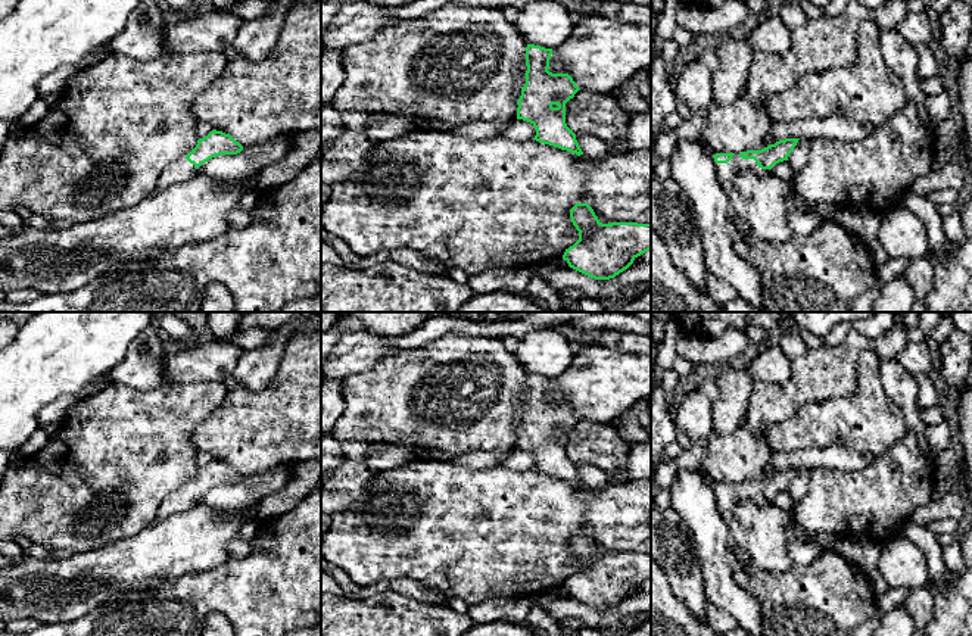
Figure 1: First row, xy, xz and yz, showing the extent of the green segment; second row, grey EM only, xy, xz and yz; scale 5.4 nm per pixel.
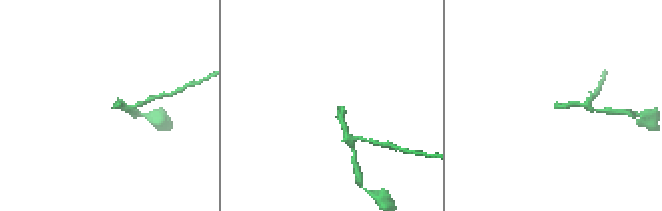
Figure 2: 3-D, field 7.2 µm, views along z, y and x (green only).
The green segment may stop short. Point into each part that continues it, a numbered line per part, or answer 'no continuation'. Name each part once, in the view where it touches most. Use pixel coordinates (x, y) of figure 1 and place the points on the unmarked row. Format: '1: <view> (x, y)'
1: yz (726, 502)

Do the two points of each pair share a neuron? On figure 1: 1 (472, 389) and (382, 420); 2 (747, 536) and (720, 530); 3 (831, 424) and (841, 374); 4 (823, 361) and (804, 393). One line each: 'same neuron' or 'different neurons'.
1: same neuron
2: different neurons
3: different neurons
4: same neuron

